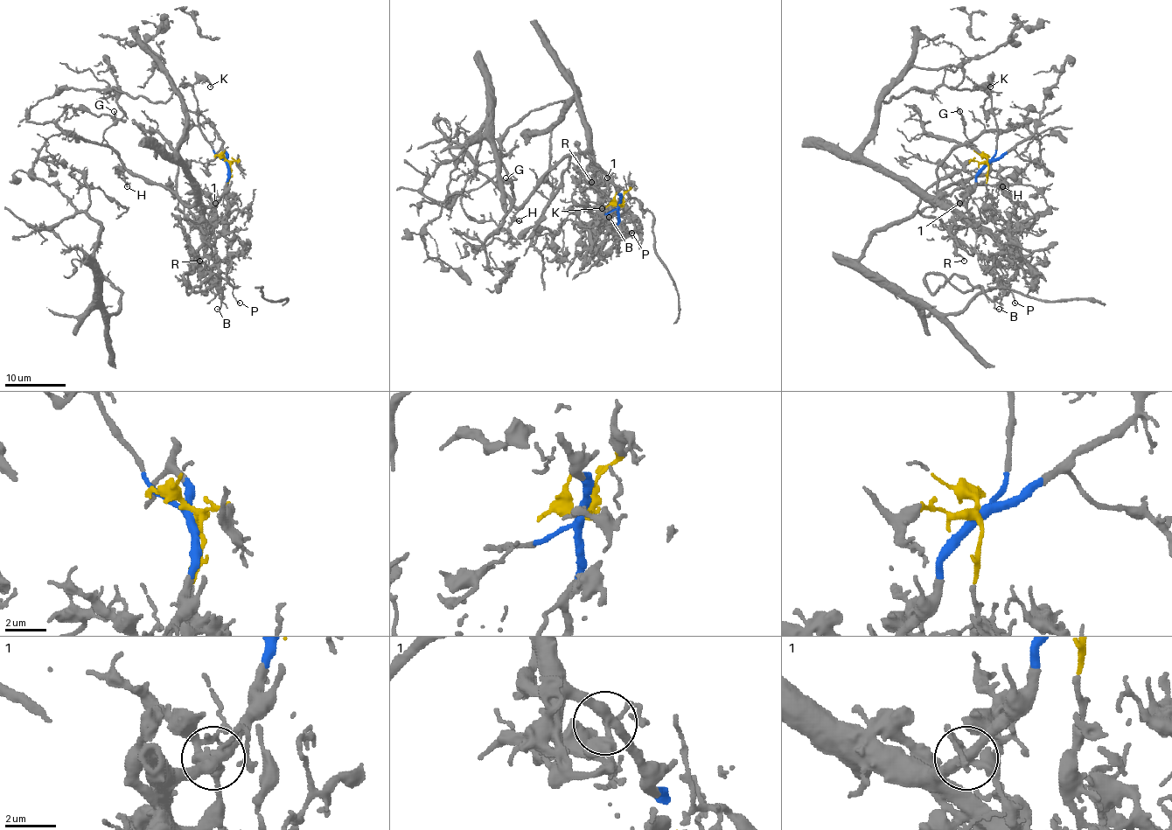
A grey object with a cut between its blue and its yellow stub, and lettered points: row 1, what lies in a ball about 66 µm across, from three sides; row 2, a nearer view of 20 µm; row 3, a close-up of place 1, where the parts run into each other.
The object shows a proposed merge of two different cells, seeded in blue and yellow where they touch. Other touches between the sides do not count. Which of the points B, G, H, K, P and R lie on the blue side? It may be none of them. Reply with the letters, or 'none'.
G, H, K

